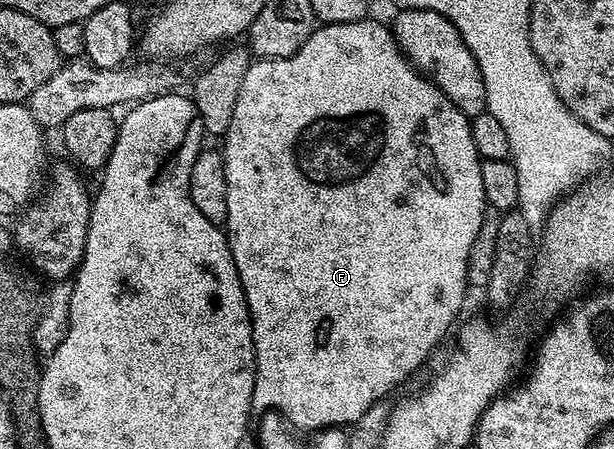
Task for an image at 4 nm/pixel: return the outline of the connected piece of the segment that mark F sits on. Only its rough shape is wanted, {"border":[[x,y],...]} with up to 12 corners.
{"border":[[393,29],[251,61],[221,147],[254,407],[349,427],[487,212]]}

